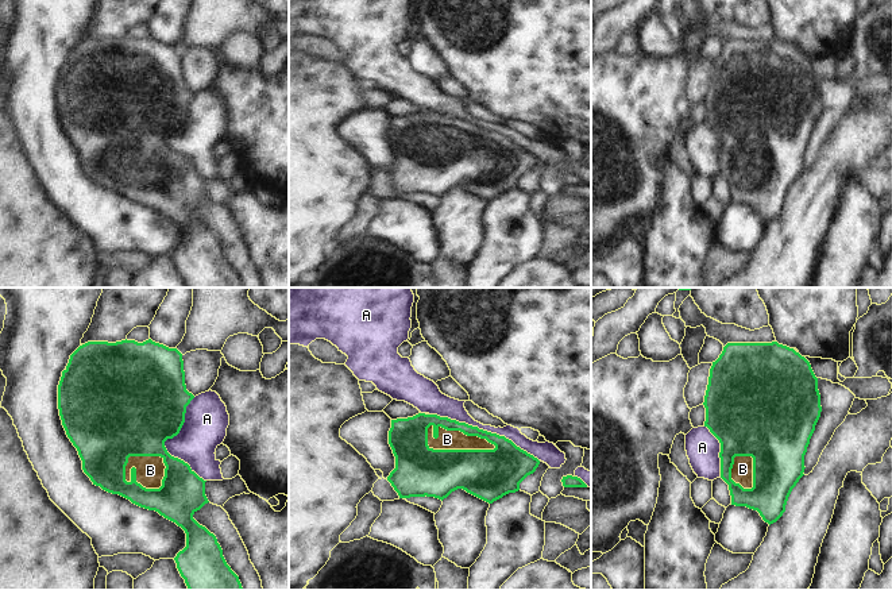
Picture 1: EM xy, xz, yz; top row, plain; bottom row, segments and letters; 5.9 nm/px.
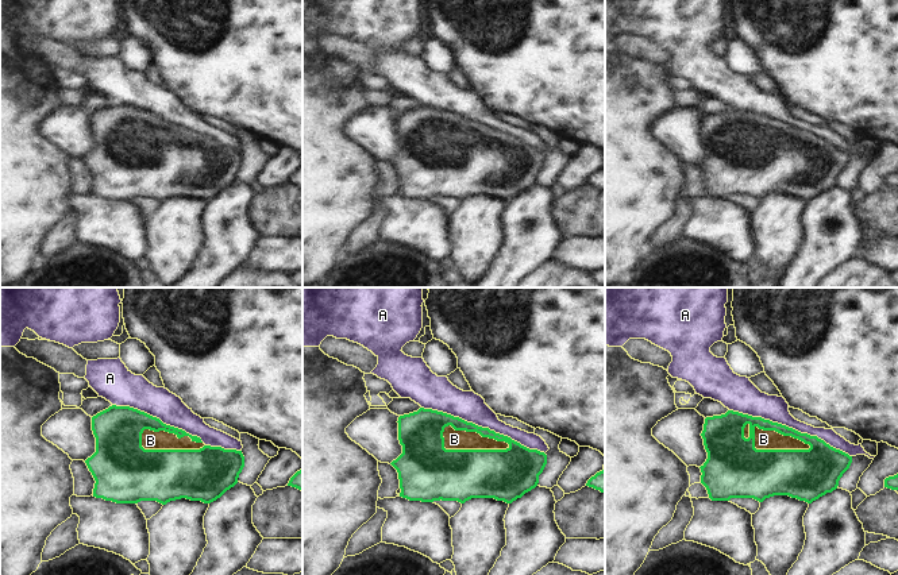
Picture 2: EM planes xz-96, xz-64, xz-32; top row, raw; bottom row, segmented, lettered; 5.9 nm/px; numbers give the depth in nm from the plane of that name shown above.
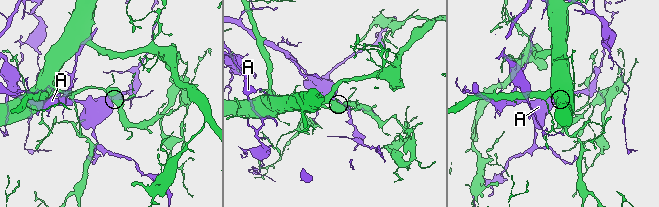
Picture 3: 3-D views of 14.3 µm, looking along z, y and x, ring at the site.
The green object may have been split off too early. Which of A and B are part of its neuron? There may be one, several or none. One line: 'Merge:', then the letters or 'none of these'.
Merge: B

